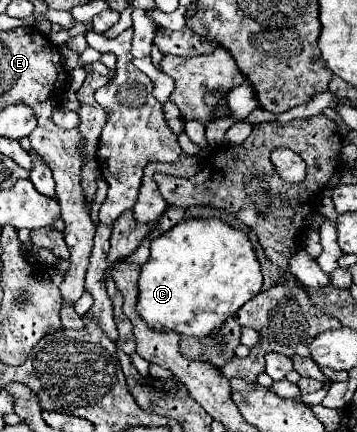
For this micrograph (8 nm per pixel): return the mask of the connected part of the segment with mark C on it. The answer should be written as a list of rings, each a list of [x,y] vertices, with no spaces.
[[[189,218],[175,228],[155,238],[151,244],[151,256],[141,266],[137,282],[137,314],[155,332],[175,332],[183,336],[207,338],[219,332],[223,322],[233,316],[245,302],[261,292],[261,266],[249,238],[223,224],[219,218]]]

